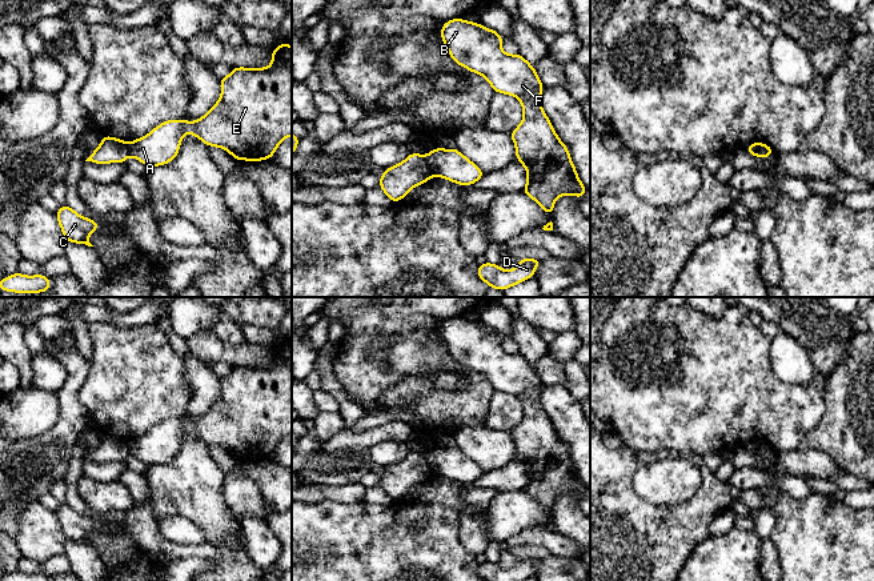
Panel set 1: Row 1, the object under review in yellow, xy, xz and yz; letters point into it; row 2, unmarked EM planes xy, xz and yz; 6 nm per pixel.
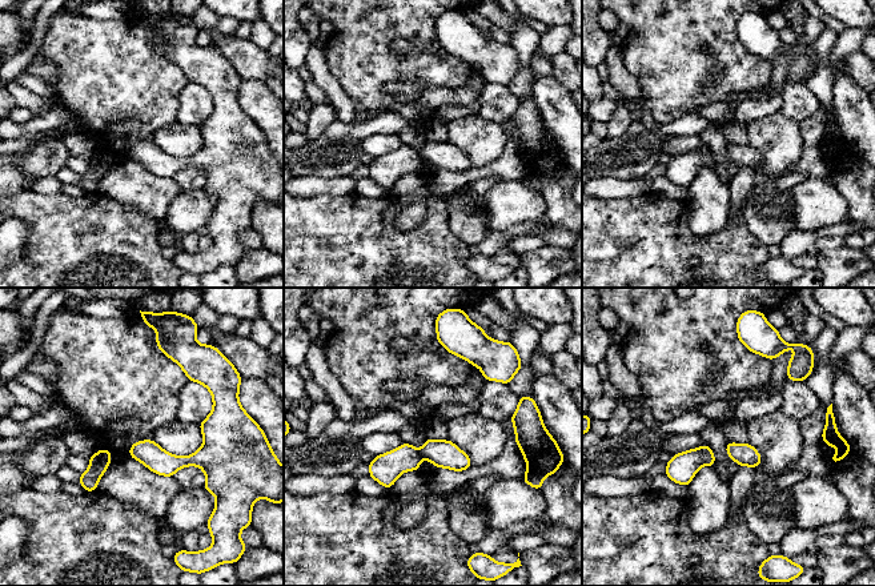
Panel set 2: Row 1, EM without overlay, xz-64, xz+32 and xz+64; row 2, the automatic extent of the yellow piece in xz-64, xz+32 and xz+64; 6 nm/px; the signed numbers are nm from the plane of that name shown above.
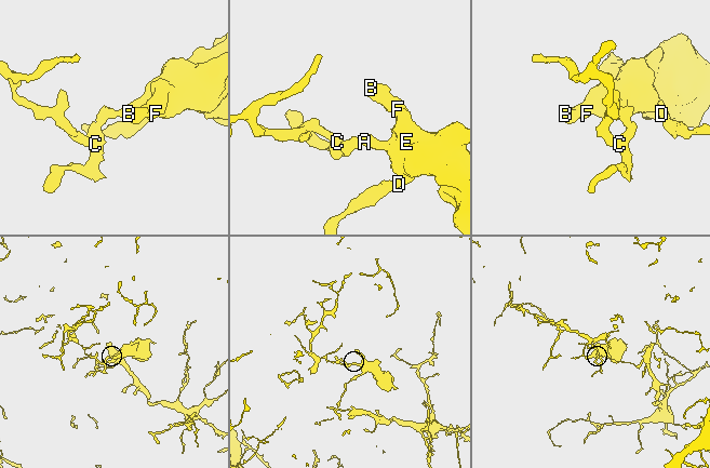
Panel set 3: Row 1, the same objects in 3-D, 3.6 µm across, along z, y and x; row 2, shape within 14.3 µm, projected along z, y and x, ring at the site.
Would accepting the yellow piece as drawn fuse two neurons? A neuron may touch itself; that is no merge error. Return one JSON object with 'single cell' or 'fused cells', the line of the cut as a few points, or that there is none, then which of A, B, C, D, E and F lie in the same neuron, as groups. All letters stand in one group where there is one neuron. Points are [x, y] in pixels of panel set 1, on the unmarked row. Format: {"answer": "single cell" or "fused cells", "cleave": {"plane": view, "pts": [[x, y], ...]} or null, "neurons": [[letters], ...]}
{"answer": "fused cells", "cleave": {"plane": "xz", "pts": [[424, 455], [428, 465], [435, 472]]}, "neurons": [["A", "B", "D", "E", "F"], ["C"]]}

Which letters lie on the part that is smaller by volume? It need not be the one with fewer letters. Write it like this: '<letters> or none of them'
A, B, D, E, F

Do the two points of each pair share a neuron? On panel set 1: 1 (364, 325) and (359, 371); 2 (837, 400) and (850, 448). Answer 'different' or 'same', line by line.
1: same
2: same

